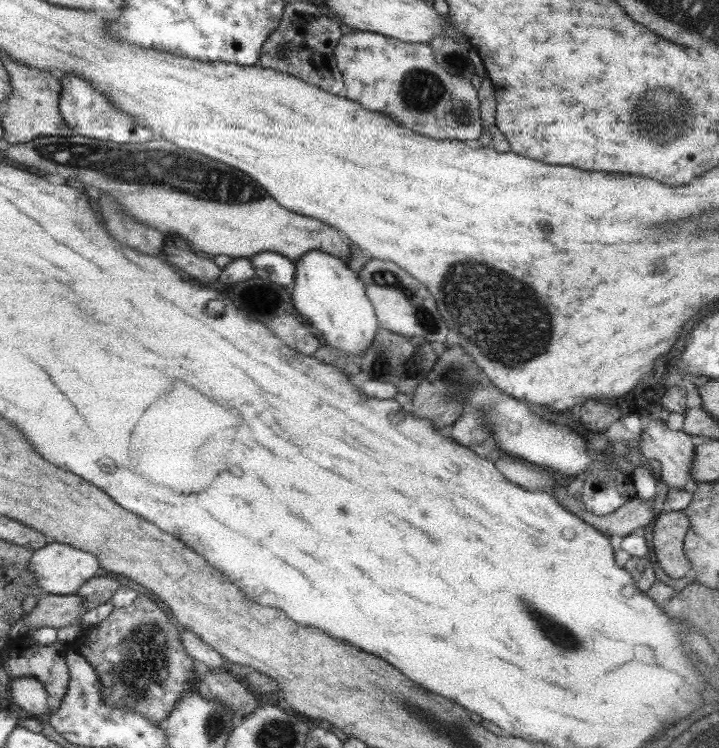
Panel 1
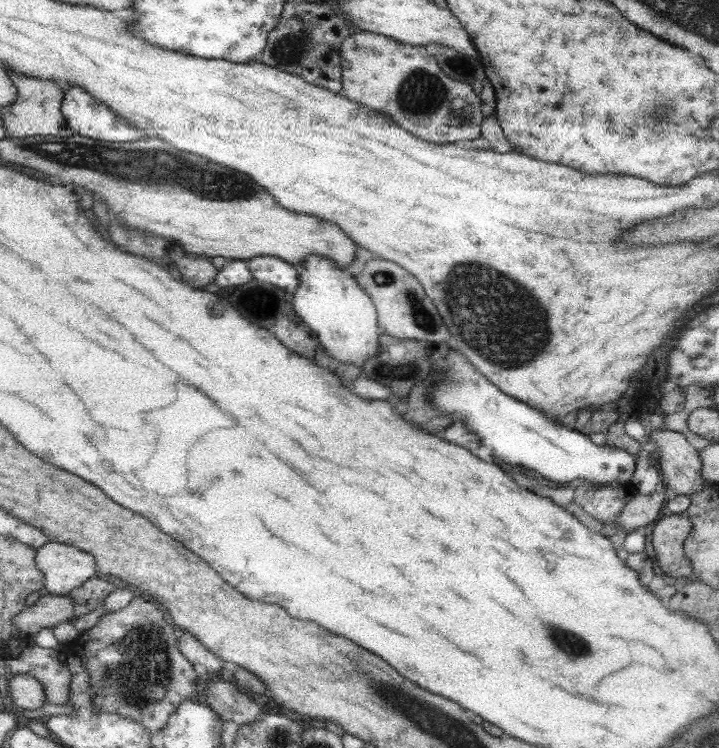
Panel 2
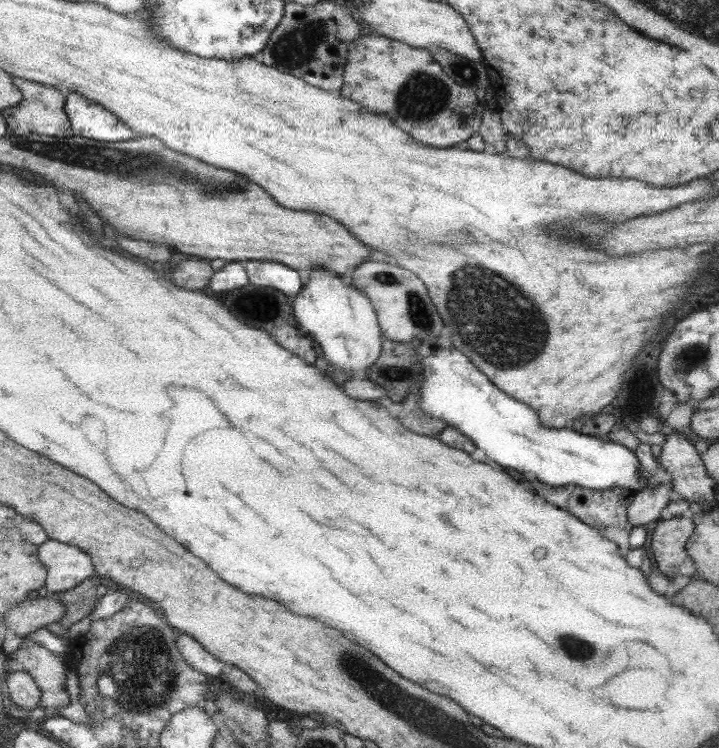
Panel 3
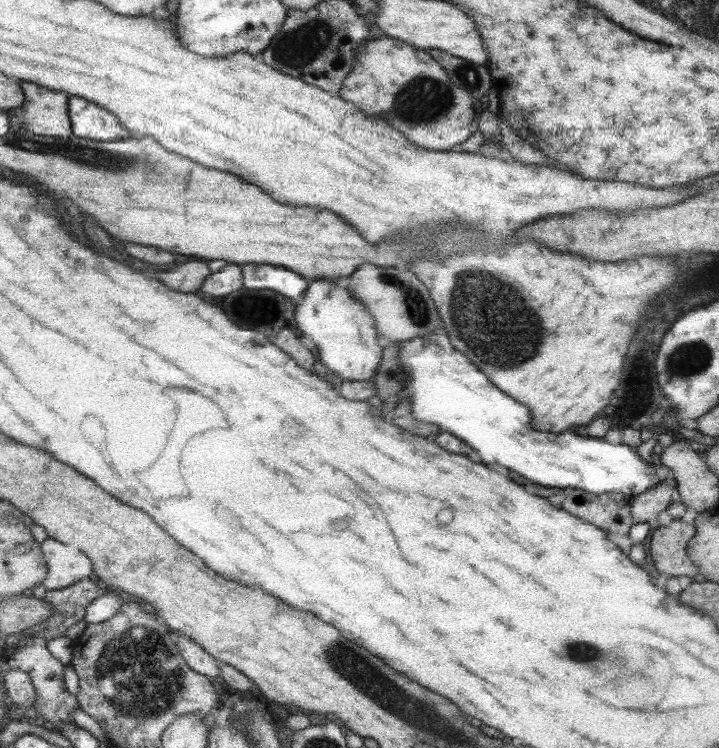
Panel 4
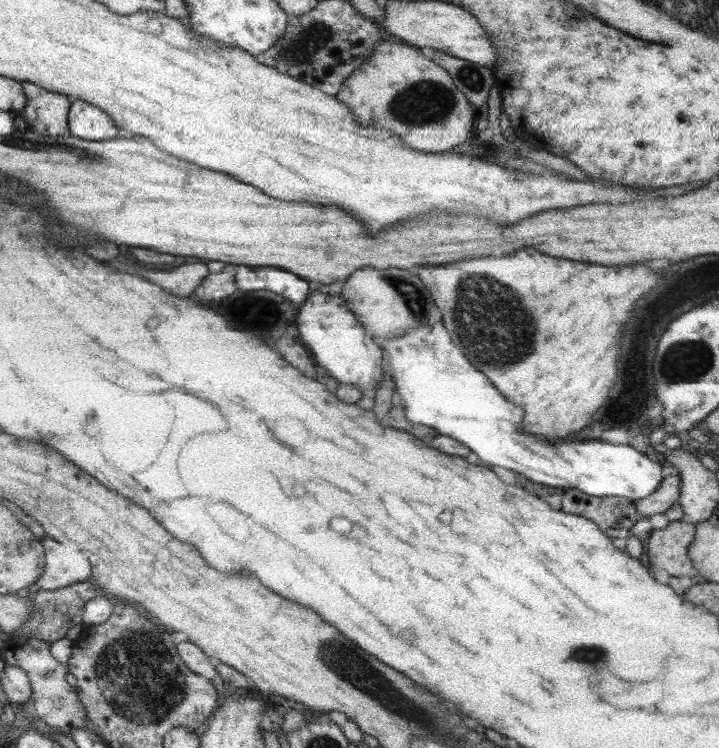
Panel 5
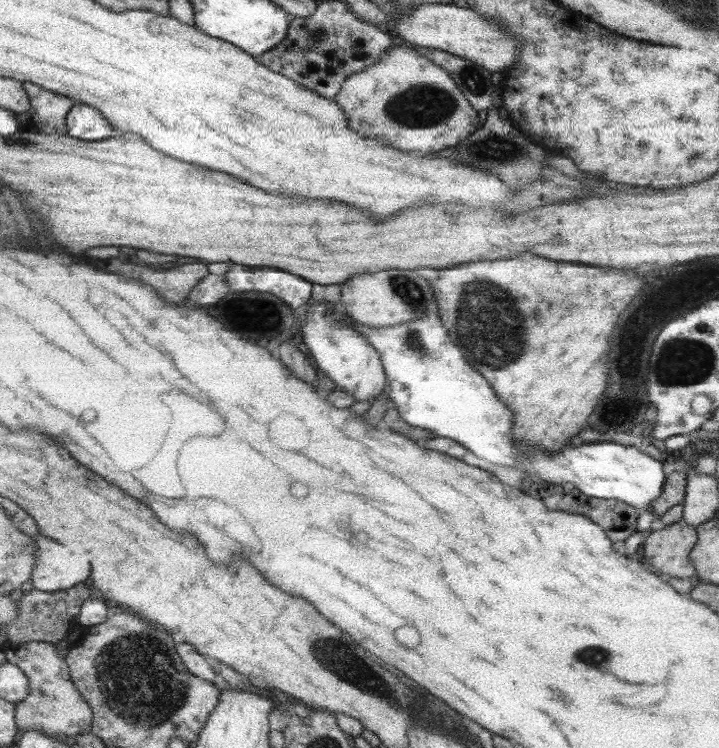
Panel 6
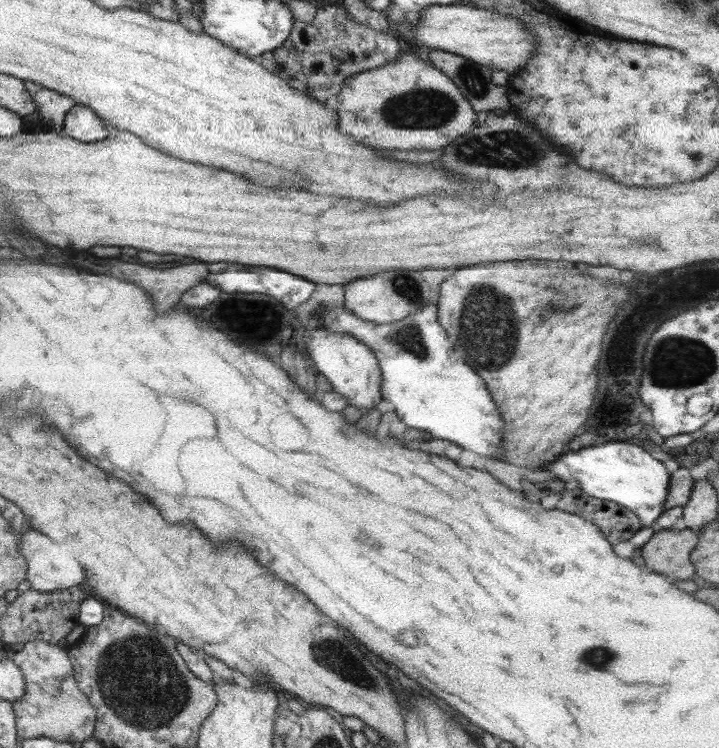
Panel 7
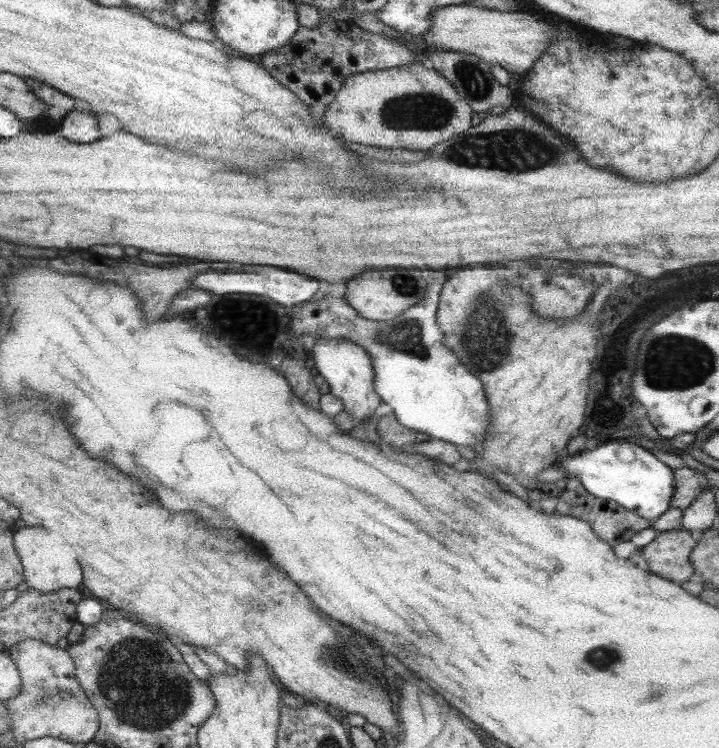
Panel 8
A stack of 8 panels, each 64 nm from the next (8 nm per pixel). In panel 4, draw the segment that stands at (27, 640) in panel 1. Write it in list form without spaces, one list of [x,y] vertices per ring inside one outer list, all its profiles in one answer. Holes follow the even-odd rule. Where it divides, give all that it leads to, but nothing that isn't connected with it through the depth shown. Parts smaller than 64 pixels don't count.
[[[37,636],[32,639],[31,644],[28,643],[21,648],[19,646],[16,648],[16,644],[11,647],[5,645],[1,653],[5,657],[6,668],[23,670],[32,679],[33,686],[37,690],[37,703],[35,703],[34,710],[37,716],[44,722],[60,723],[61,721],[67,721],[68,723],[74,723],[70,721],[69,715],[75,709],[81,708],[81,704],[77,695],[73,696],[65,689],[65,670],[68,666],[49,650],[48,641],[45,637]]]

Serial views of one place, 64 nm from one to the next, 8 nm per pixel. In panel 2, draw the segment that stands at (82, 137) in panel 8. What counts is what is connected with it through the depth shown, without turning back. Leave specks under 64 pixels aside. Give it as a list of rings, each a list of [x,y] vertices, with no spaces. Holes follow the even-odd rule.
[[[69,85],[62,110],[64,111],[65,118],[68,119],[68,125],[71,128],[72,134],[114,143],[135,142],[147,138],[147,132],[133,128],[125,122],[124,118],[121,118],[121,115],[105,106],[105,103],[91,95],[86,88],[79,85]]]

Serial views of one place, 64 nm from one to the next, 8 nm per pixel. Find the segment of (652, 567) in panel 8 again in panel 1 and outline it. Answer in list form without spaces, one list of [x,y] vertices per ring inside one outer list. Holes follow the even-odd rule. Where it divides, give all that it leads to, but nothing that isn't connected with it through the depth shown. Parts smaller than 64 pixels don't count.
[[[661,511],[652,527],[652,543],[656,560],[670,578],[681,578],[691,563],[683,551],[685,533],[690,523],[684,511]]]

